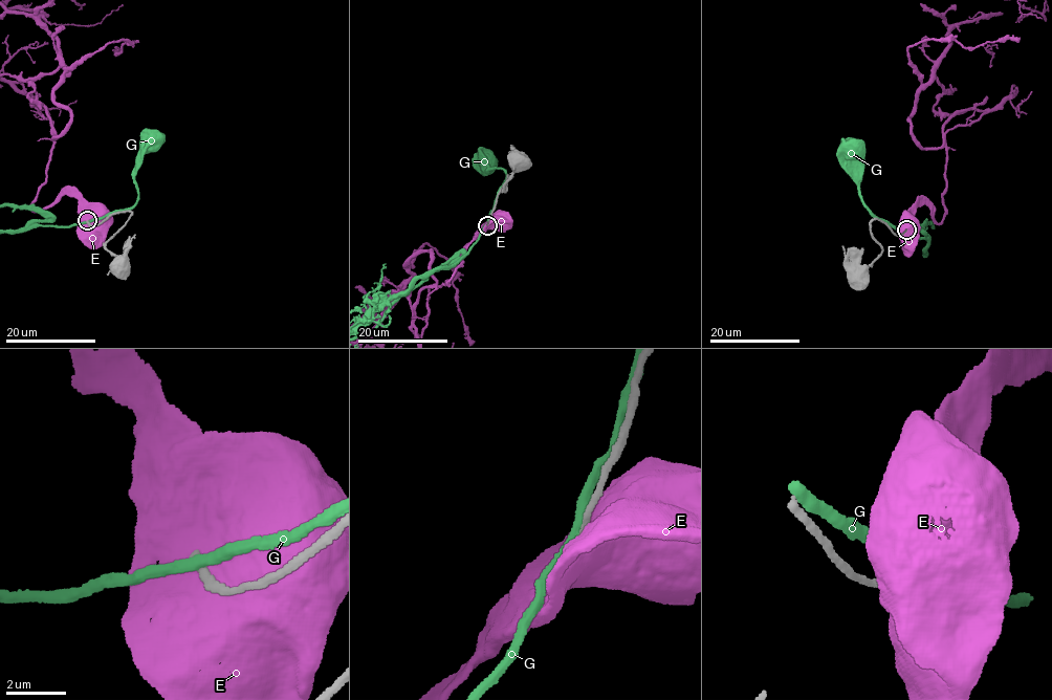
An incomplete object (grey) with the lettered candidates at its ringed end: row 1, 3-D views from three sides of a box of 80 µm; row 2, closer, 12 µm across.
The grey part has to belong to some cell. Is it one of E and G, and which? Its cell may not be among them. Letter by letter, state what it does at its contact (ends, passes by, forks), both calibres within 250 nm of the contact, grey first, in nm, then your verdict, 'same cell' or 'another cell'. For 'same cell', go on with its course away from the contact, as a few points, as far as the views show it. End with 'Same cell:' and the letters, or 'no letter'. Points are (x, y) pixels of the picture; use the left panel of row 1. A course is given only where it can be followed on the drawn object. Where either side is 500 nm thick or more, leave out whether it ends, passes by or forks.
E: 260 nm thick on the grey side, 1150 nm on the other; another cell
G: it passes by; 280 nm thick on the grey side, 320 nm on the other; another cell
Same cell: no letter

